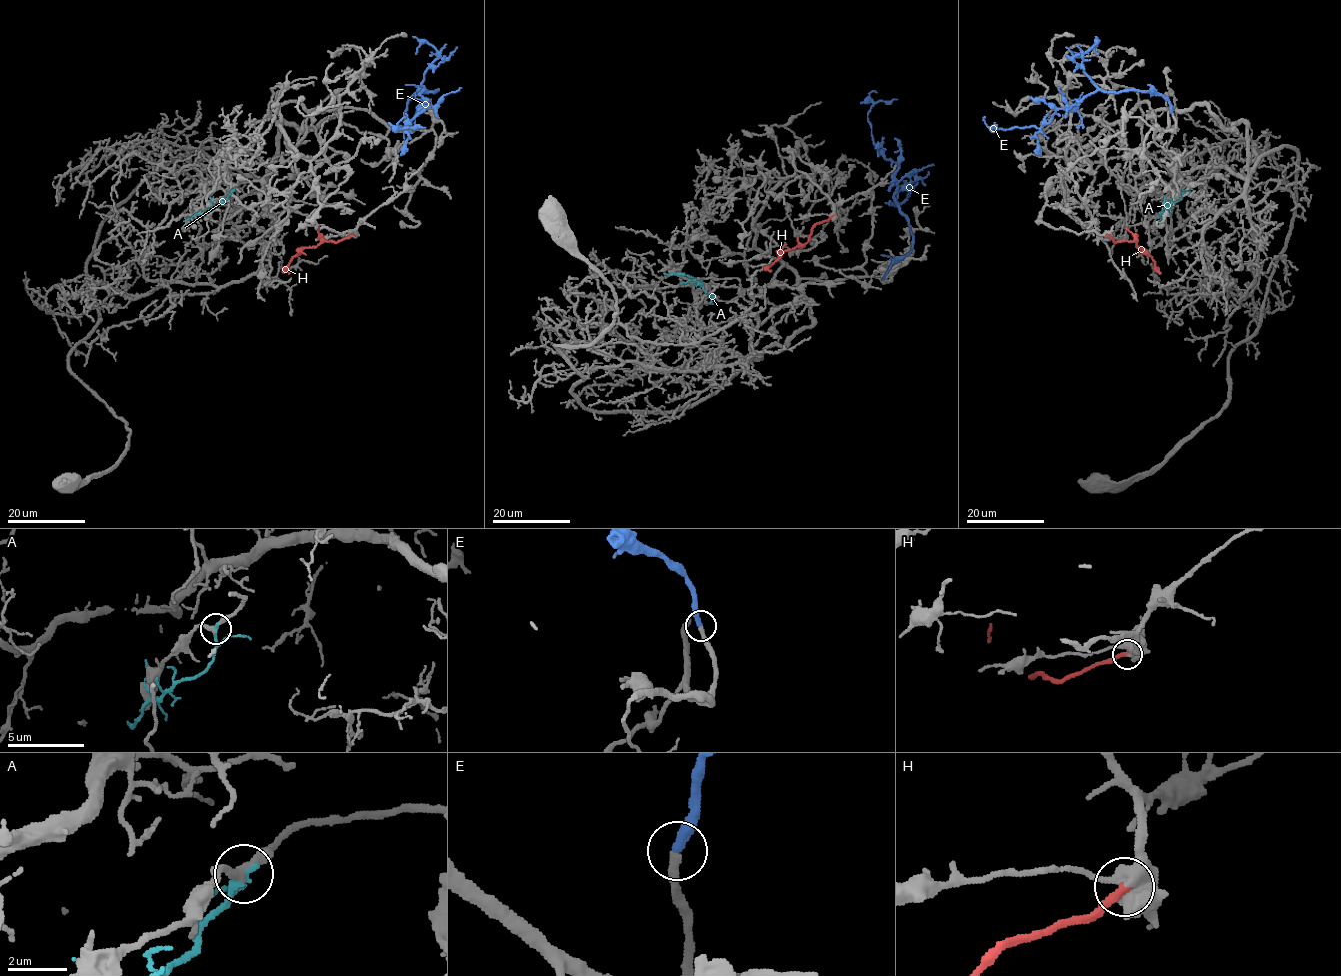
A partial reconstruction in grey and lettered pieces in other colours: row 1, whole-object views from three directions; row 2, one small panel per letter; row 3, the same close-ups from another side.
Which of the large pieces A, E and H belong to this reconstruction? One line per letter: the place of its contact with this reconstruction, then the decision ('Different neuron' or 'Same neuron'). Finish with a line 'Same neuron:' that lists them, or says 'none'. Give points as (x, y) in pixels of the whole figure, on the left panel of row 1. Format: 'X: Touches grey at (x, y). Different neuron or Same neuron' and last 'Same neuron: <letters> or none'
A: Touches grey at (233, 189). Different neuron
E: Touches grey at (404, 113). Same neuron
H: Touches grey at (353, 235). Same neuron
Same neuron: E, H

